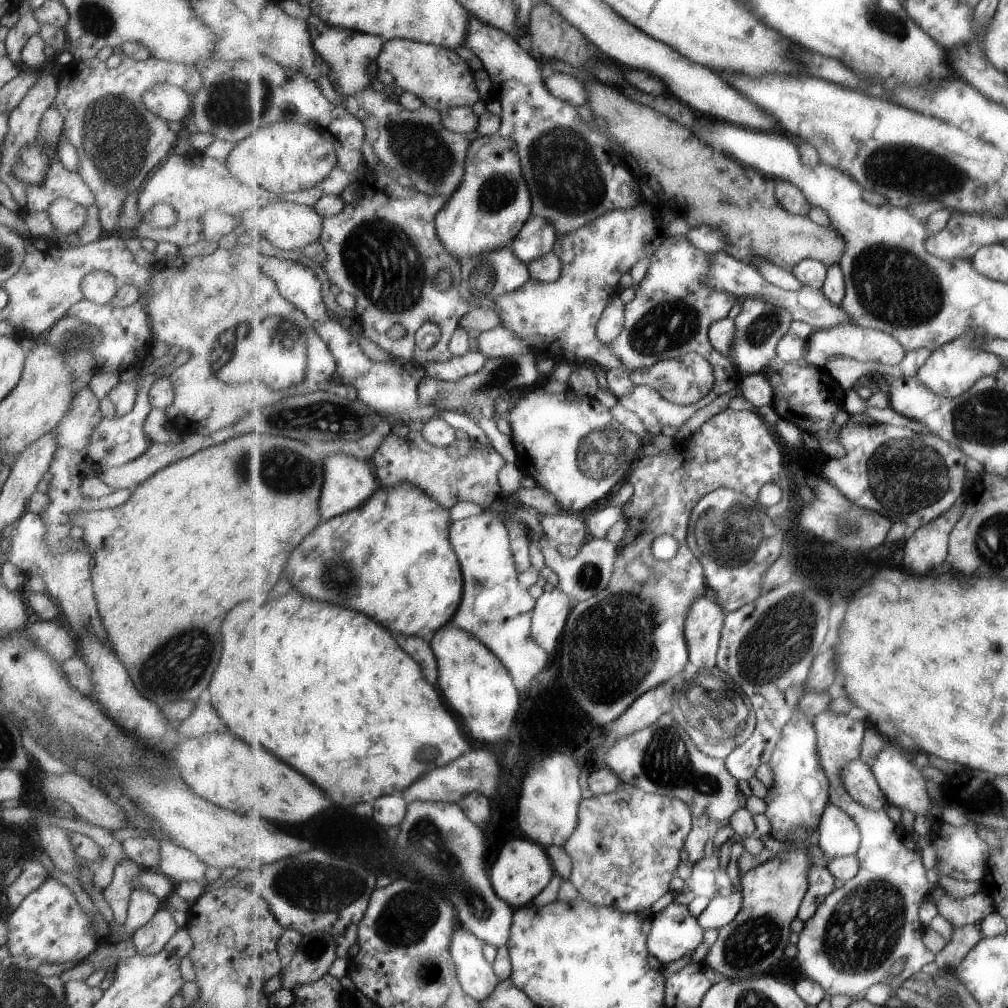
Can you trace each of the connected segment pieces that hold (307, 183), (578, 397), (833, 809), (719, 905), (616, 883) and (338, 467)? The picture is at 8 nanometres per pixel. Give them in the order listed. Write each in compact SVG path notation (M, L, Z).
M278 122L261 131L253 130L229 151L224 160L227 170L247 186L262 186L276 195L298 193L325 180L338 164L338 144L333 138L321 134L315 127L299 122Z
M544 387L533 389L517 401L507 418L512 426L511 438L518 467L526 476L532 477L538 486L546 488L555 501L562 504L563 509L576 514L605 498L615 488L615 484L629 476L645 444L637 434L615 420L611 410L597 398L568 388L558 394L545 392Z
M837 805L827 806L817 836L818 846L827 857L827 866L831 860L856 855L862 843L859 825Z
M733 892L729 898L719 894L709 900L707 908L698 916L698 921L705 930L714 928L719 931L726 927L741 909L742 900L739 894Z
M625 781L613 792L587 794L580 806L577 830L564 846L573 862L569 878L580 894L594 905L641 913L655 904L665 892L669 892L669 882L676 876L677 868L685 857L686 840L691 829L692 812L681 799L650 793Z
M334 454L325 456L324 460L324 485L320 496L320 510L322 520L339 516L361 506L368 498L371 498L379 488L375 470L370 466L369 460L355 458L348 454Z

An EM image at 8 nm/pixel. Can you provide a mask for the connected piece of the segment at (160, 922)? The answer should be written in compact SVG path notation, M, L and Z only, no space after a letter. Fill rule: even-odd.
M158 908L143 926L132 932L130 938L136 954L147 956L155 954L163 949L164 942L167 942L177 929L169 909Z

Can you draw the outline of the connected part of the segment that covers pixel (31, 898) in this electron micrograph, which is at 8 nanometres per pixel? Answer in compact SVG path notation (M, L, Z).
M47 875L45 882L37 889L32 890L13 909L7 911L8 937L6 940L8 950L7 964L14 966L20 971L35 971L39 964L63 962L75 962L80 964L87 954L91 954L93 949L101 946L89 924L89 918L81 911L79 904L67 886Z

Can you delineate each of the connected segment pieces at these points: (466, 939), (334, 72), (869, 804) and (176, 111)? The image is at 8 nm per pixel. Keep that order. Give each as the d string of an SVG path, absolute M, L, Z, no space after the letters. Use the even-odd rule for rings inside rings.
M460 926L454 932L450 948L463 988L479 1002L489 998L500 983L493 965L483 954L485 943Z
M311 16L307 20L311 24L314 49L329 65L327 75L334 90L345 98L373 86L376 78L371 76L369 66L377 62L378 56L383 52L384 40L377 35L329 26L319 16Z
M860 758L842 770L842 779L846 789L859 804L874 811L889 806L888 798L874 770Z
M157 83L141 93L141 103L163 121L181 123L190 113L190 96L182 88Z

